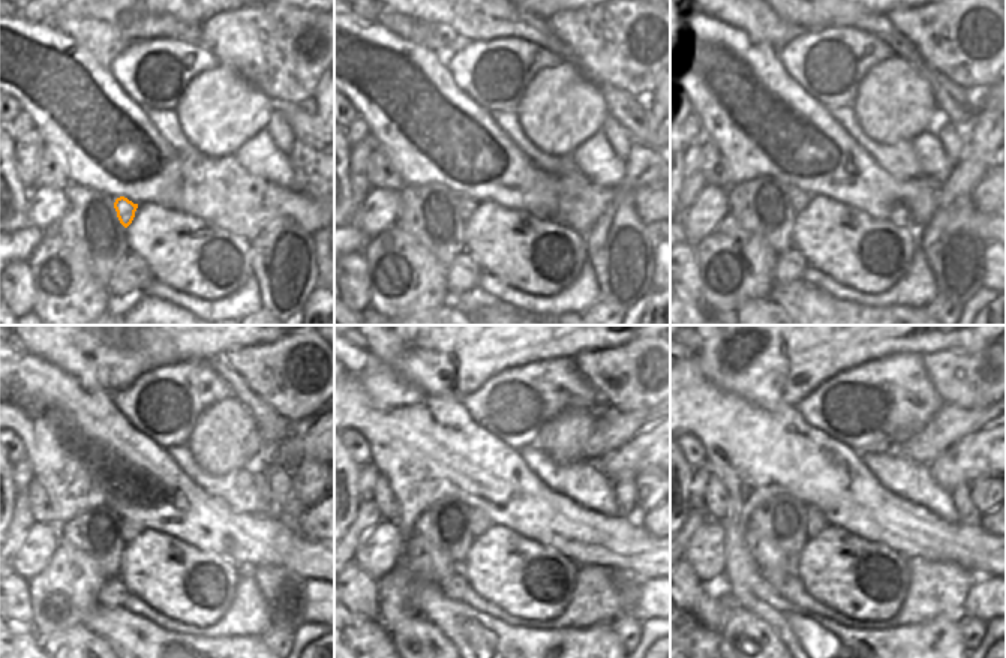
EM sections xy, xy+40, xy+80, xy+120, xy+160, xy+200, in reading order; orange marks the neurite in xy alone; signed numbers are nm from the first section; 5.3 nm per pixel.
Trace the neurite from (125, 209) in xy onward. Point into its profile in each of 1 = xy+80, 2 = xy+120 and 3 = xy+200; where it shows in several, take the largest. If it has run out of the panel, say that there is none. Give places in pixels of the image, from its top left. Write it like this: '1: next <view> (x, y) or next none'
1: next xy+80 (799, 200)
2: next xy+120 (131, 531)
3: next xy+200 (816, 522)

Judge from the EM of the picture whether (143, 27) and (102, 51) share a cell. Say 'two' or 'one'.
two

